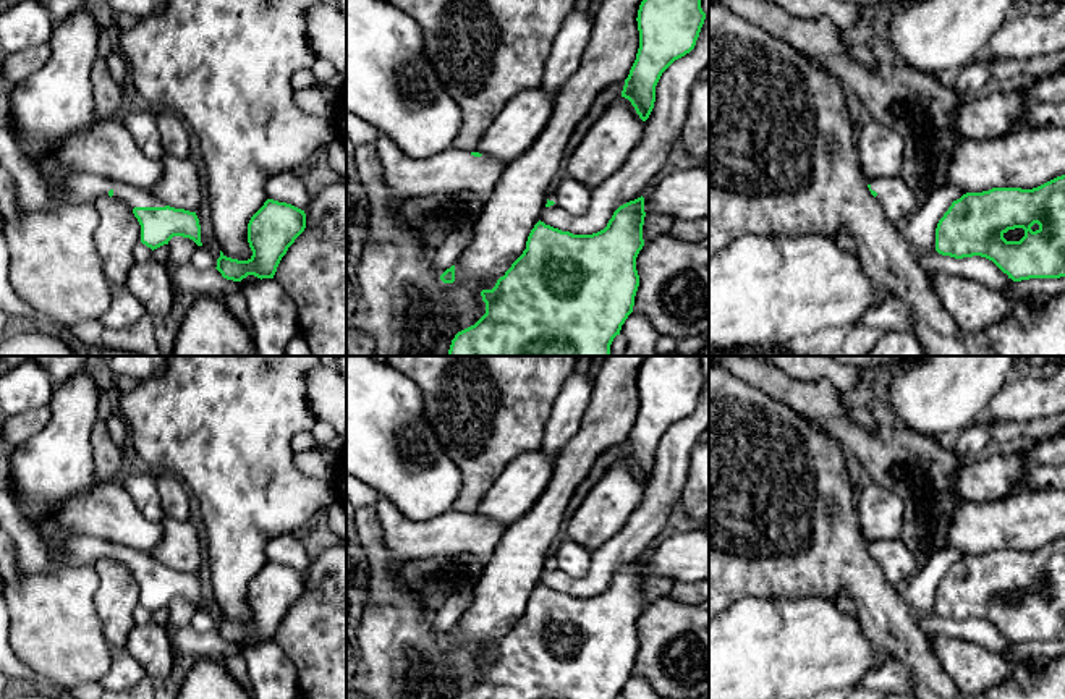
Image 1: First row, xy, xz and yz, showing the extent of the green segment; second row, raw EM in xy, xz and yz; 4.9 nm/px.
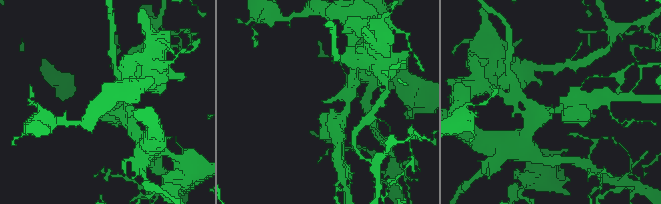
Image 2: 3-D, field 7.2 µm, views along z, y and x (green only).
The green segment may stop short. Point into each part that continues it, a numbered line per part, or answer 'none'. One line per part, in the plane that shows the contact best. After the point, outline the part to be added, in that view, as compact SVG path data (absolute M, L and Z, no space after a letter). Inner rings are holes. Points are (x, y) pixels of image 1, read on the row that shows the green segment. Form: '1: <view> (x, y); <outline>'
1: xy (81, 188); M74 173L65 181L62 197L70 204L92 204L100 196L108 196L125 204L126 209L134 207L165 207L167 204L152 196L152 193L133 188L125 183L117 183L92 173Z

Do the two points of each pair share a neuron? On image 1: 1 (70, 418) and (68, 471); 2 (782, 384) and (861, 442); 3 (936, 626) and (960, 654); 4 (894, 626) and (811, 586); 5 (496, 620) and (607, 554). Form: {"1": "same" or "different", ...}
{"1": "same", "2": "same", "3": "different", "4": "same", "5": "different"}

